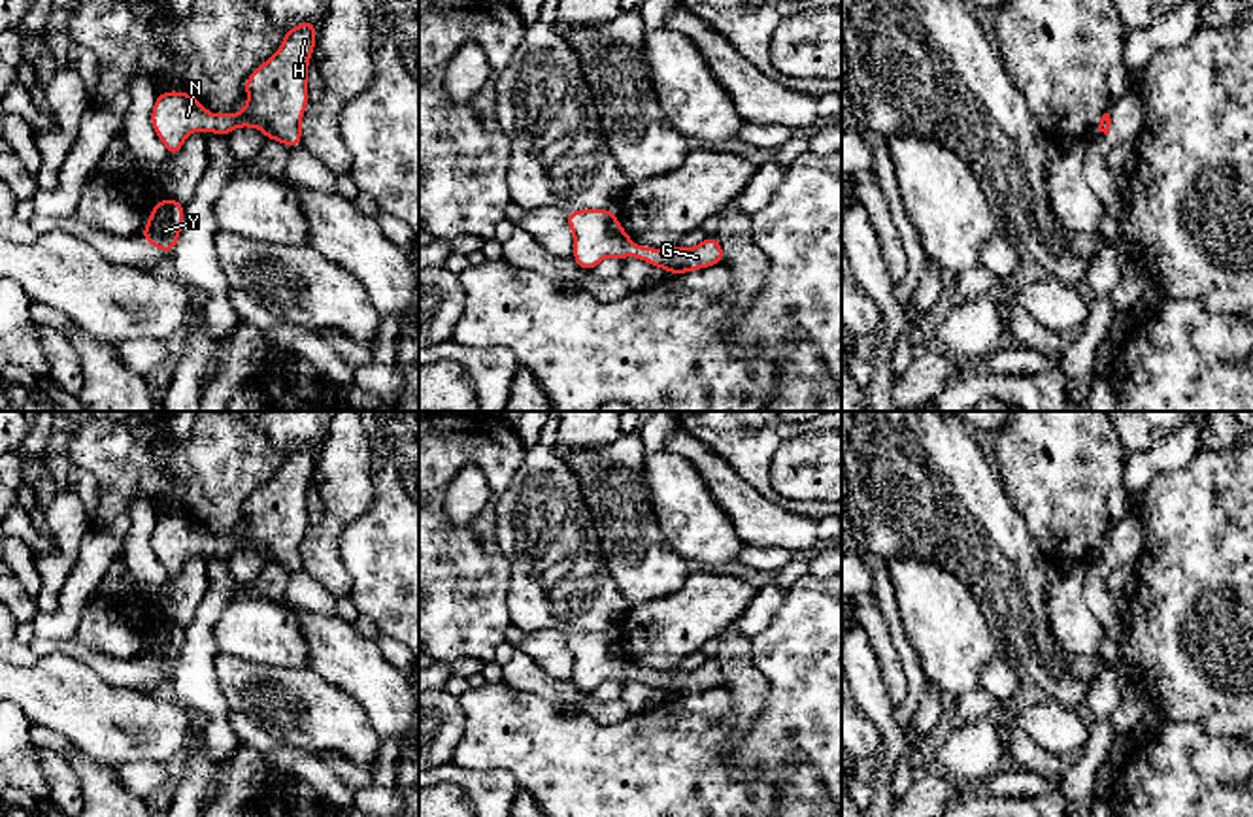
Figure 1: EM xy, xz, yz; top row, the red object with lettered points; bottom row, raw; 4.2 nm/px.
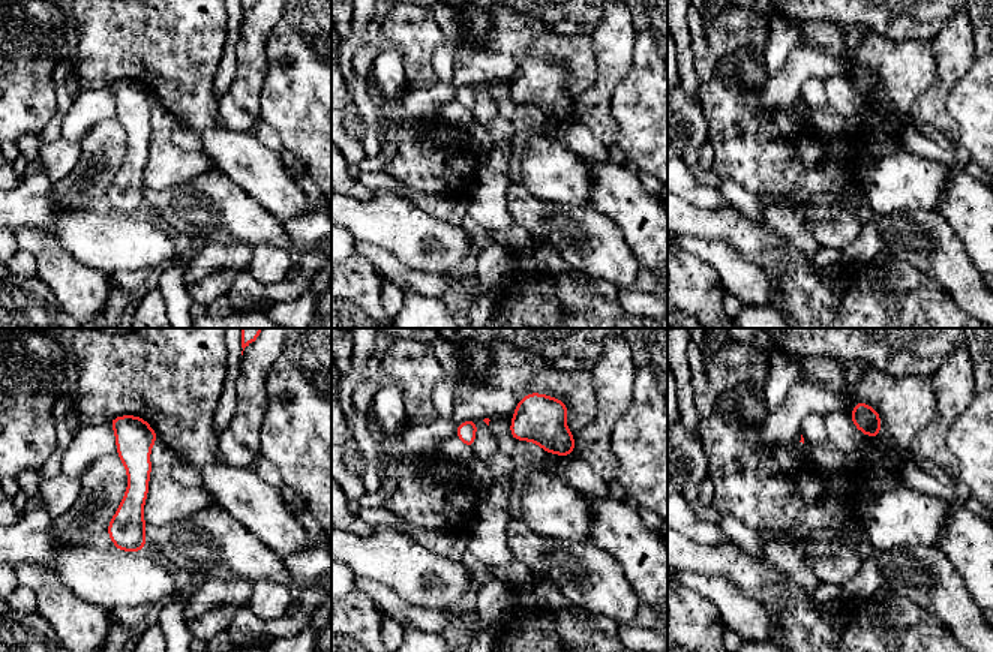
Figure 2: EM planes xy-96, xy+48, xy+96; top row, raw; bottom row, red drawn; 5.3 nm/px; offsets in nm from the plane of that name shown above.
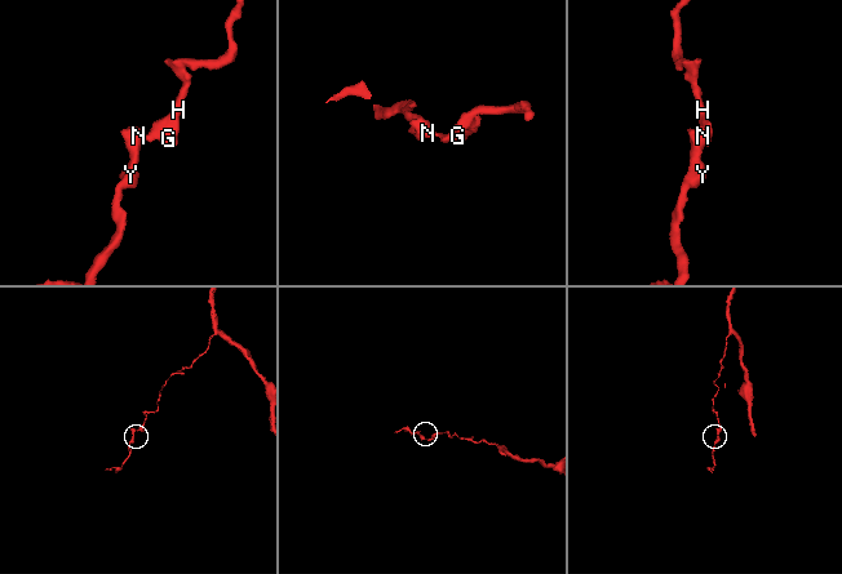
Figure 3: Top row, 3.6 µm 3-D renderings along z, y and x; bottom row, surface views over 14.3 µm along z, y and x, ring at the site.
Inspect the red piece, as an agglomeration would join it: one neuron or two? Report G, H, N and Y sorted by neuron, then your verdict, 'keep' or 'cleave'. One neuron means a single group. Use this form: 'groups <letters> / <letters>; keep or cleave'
groups G H N Y; keep

